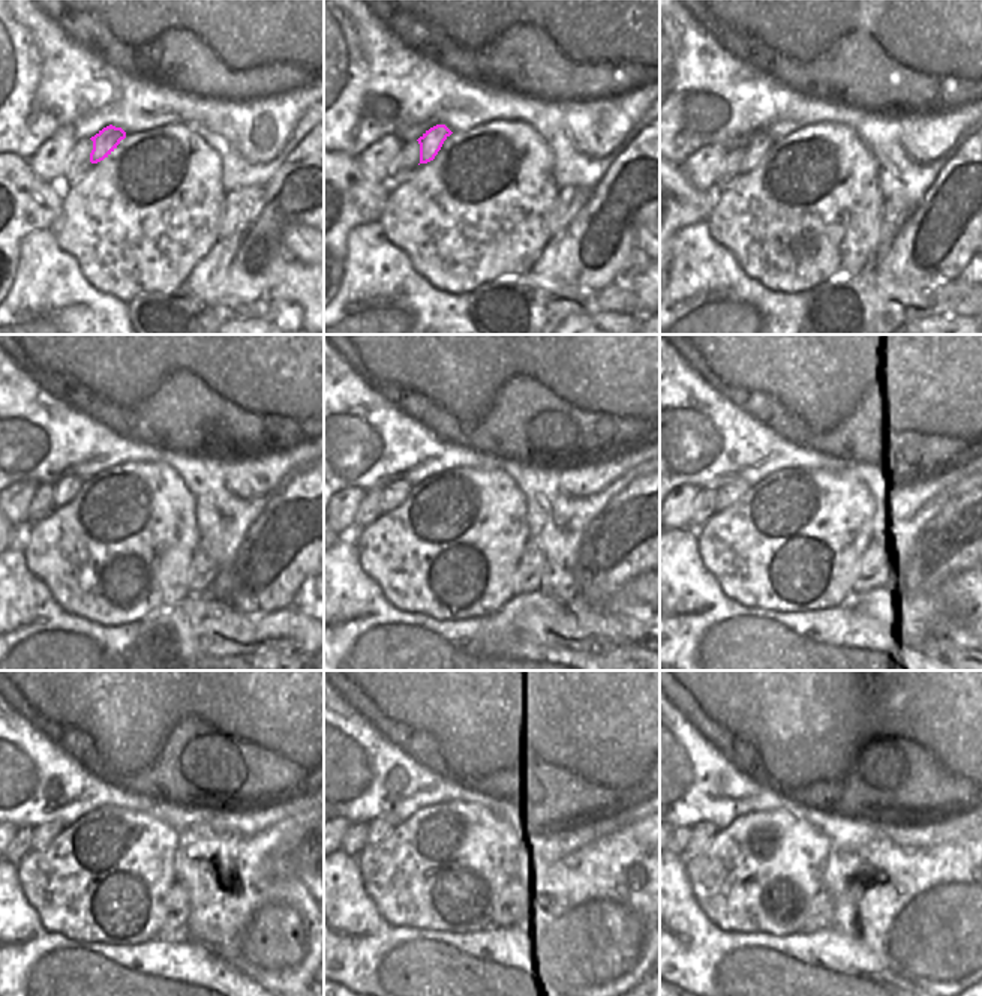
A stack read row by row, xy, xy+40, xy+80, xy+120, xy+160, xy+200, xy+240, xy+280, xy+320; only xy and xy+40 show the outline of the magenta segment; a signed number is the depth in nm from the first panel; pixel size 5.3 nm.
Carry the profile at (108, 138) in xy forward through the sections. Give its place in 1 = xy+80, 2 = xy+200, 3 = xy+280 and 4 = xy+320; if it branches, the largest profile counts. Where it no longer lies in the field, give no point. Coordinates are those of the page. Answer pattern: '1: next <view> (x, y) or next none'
1: next xy+80 (757, 147)
2: next xy+200 (727, 495)
3: next xy+280 (377, 831)
4: next xy+320 (703, 834)

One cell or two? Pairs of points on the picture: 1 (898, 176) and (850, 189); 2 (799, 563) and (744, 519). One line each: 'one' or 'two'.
1: two
2: one

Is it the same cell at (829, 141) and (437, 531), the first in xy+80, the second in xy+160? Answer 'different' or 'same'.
same

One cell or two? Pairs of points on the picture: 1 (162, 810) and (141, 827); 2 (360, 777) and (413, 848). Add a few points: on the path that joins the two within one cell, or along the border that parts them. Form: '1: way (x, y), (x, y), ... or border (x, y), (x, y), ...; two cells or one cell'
1: border (149, 812), (168, 824), (180, 839); two cells
2: border (429, 806), (398, 822); two cells

